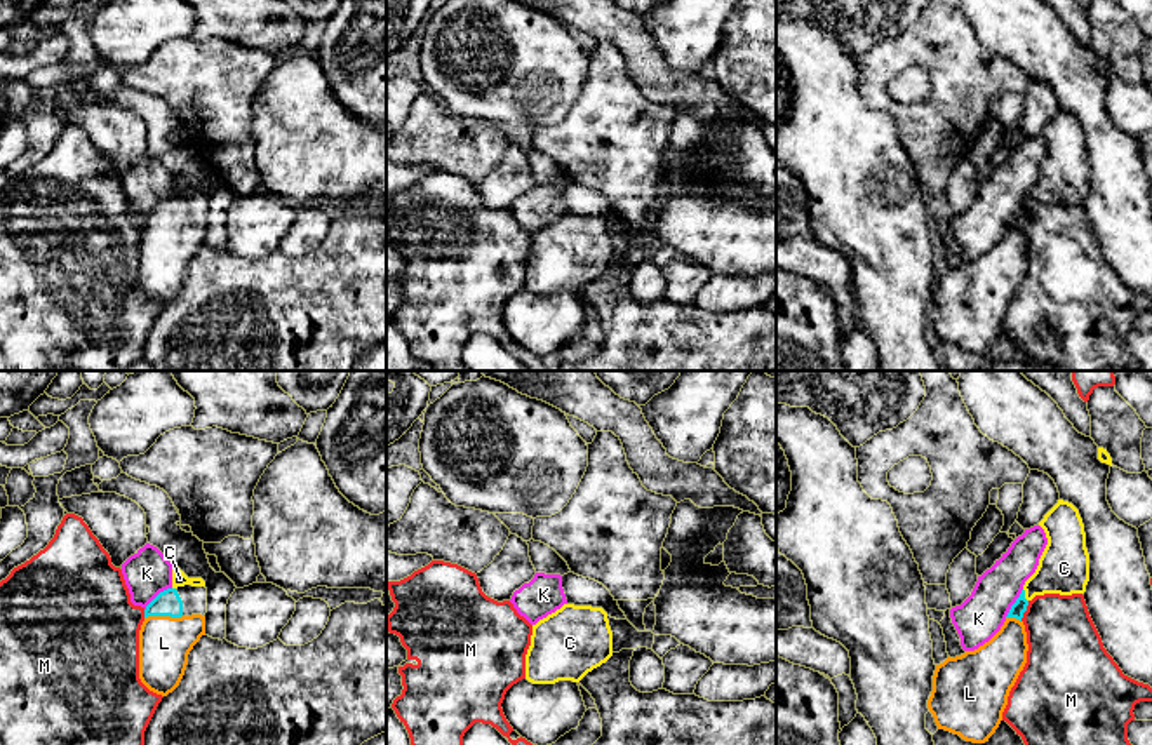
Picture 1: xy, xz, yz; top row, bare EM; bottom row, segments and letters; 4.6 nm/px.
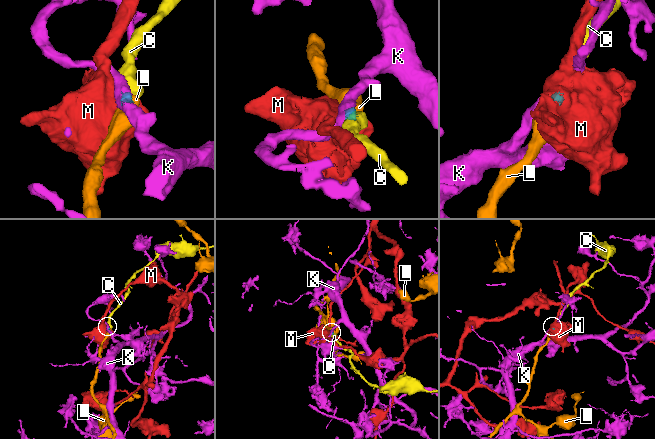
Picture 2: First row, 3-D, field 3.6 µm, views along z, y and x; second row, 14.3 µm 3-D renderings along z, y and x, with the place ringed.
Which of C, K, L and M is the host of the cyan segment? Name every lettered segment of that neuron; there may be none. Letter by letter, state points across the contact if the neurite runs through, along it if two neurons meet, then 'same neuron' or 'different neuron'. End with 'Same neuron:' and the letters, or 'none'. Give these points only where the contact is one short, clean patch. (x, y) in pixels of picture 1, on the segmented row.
C: across yz (1018, 608), (1024, 596), (1064, 568) | same neuron
K: along xy (171, 587), (164, 589), (145, 610) | different neuron
L: across xy (167, 603), (162, 615), (164, 643) | same neuron
M: along yz (1029, 601), (1020, 620) | different neuron
Same neuron: C, L

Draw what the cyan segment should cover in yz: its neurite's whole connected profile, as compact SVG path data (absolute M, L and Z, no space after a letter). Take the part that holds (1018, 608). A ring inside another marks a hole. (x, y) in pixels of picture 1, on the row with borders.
M1058 500L1039 526L1048 545L1001 630L978 649L936 665L928 708L938 729L966 742L988 742L1002 721L1009 691L1027 663L1028 644L1021 618L1028 602L1044 594L1086 592L1089 554L1079 510Z

